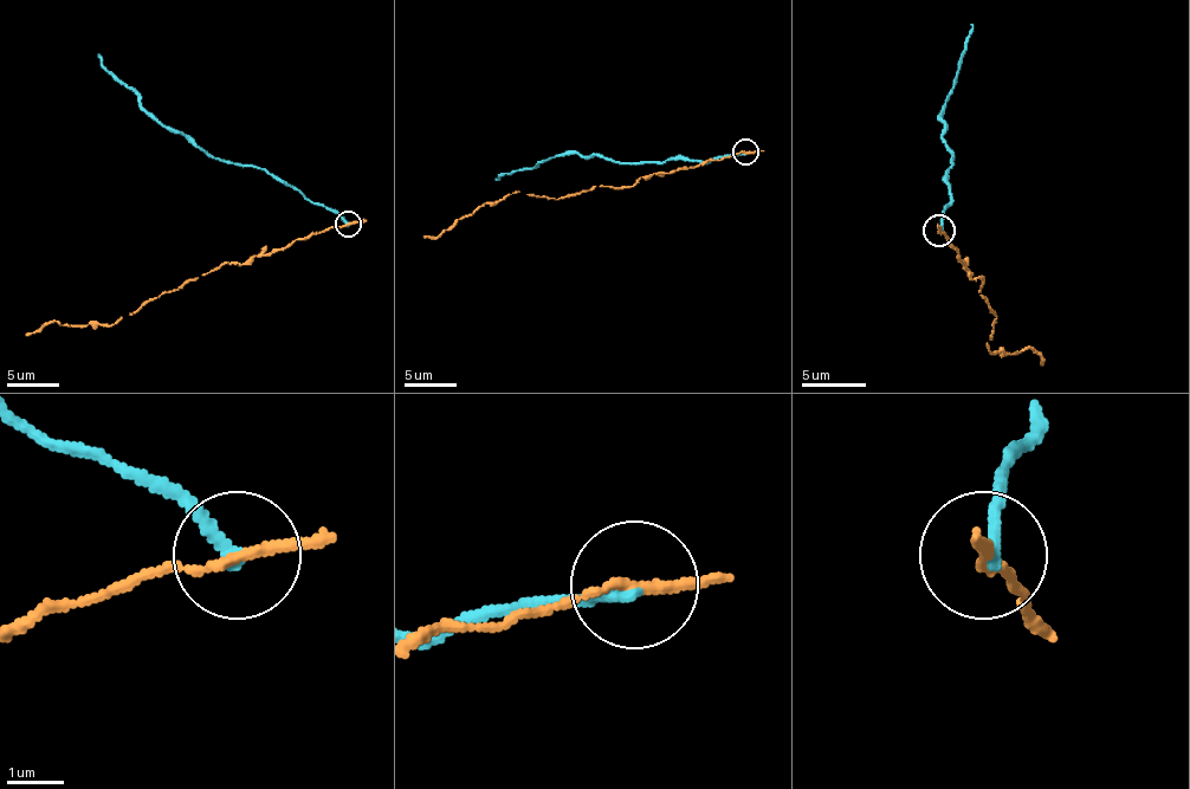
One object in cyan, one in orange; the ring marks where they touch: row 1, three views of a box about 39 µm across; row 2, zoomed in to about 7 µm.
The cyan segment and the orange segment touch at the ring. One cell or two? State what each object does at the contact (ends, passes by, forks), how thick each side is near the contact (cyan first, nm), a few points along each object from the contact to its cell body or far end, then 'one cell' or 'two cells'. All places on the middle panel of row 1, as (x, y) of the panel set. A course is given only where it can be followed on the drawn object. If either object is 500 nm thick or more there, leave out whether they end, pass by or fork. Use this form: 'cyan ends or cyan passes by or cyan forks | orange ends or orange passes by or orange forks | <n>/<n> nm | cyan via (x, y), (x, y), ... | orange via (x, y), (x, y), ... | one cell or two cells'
cyan ends | orange passes by | 200/180 nm | cyan via (744, 153), (713, 161), (668, 157), (653, 163), (615, 163), (597, 155), (563, 153), (495, 179) | orange via (744, 153), (647, 176), (632, 187), (592, 187), (548, 198), (513, 192), (479, 205), (437, 237), (424, 237) | two cells

